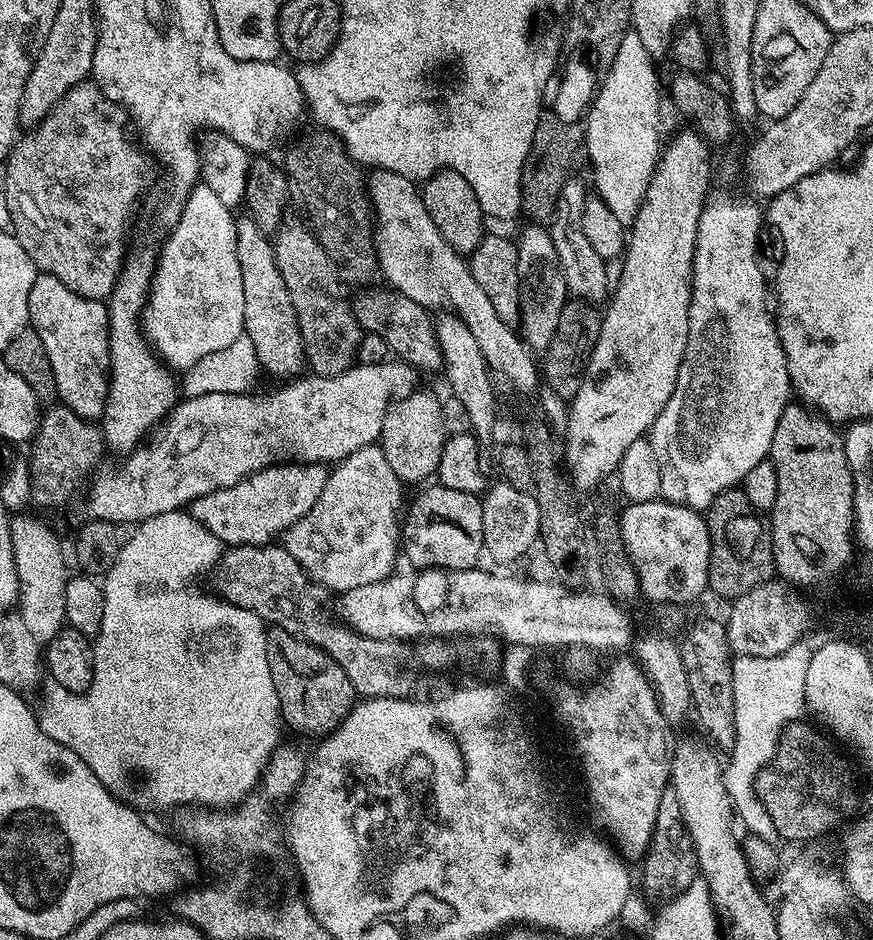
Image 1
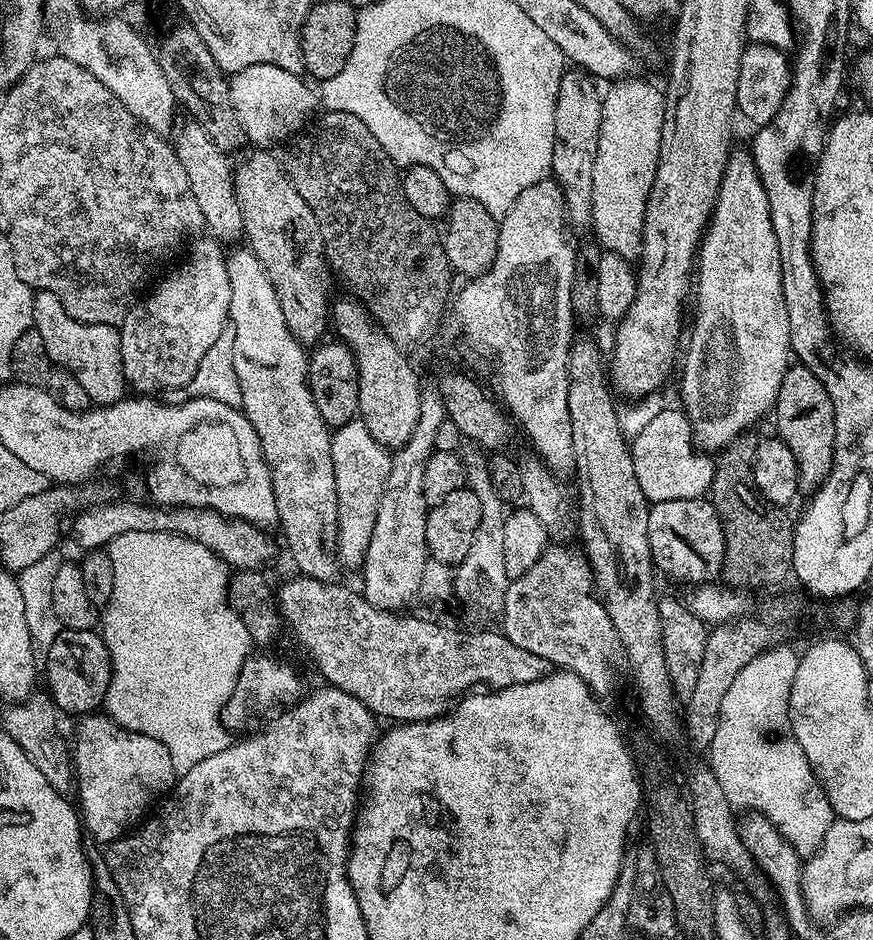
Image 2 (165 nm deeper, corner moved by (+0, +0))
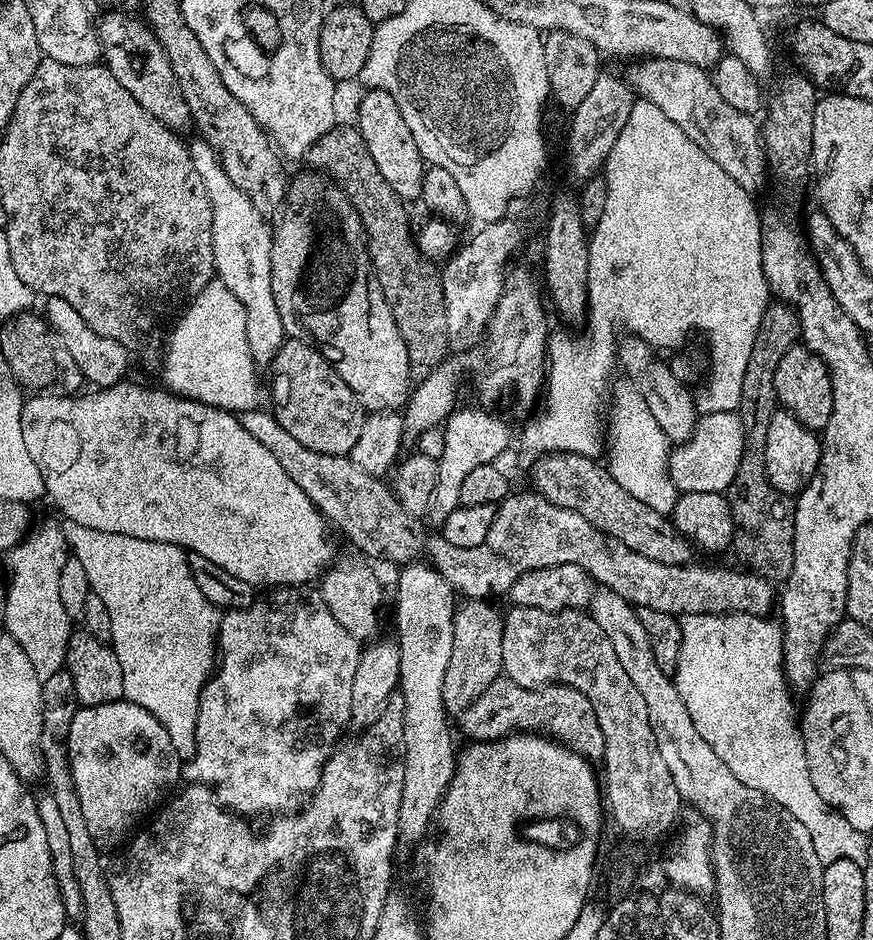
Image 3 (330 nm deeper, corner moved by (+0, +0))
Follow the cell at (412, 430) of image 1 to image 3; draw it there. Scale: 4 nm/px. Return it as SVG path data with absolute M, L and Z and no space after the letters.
M303 170L297 176L291 177L288 185L288 195L279 213L280 221L275 221L272 233L272 253L270 254L270 278L274 290L274 302L278 305L278 314L282 318L282 326L289 337L307 340L313 345L319 346L326 353L328 361L338 370L342 382L354 390L358 402L363 406L365 413L370 412L394 412L403 409L410 399L410 385L413 383L410 362L406 342L402 342L402 334L398 330L398 322L394 322L394 314L390 314L390 306L386 302L386 294L382 286L376 281L376 275L372 272L372 263L368 257L368 239L364 236L364 227L358 213L346 198L346 194L333 184L332 177L315 170Z

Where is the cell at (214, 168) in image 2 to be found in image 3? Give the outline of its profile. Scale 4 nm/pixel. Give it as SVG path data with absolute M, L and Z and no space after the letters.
M127 11L108 12L99 17L98 35L102 51L102 63L105 68L134 94L134 99L142 110L154 114L162 123L173 130L189 127L192 124L190 106L186 106L186 98L182 98L182 86L178 86L178 78L174 78L174 70L170 67L170 58L166 58L166 50L158 42L151 28L139 15Z

